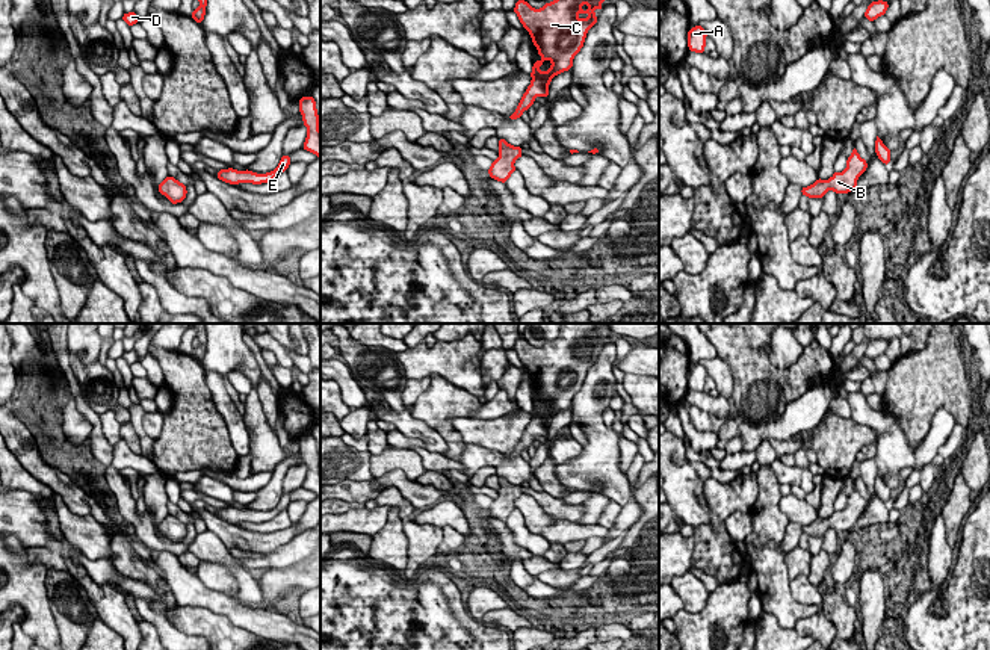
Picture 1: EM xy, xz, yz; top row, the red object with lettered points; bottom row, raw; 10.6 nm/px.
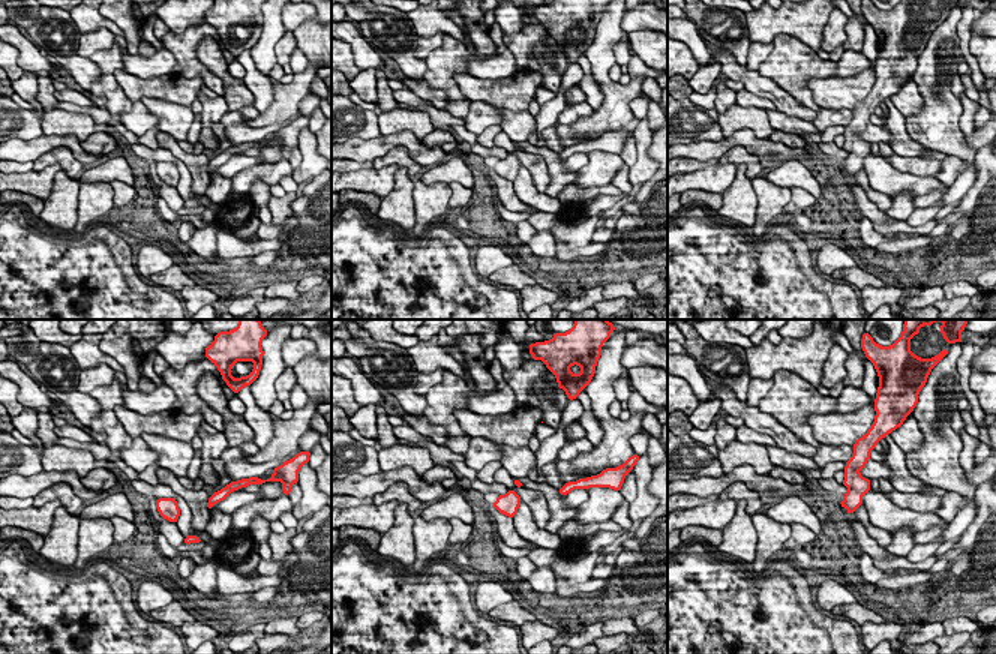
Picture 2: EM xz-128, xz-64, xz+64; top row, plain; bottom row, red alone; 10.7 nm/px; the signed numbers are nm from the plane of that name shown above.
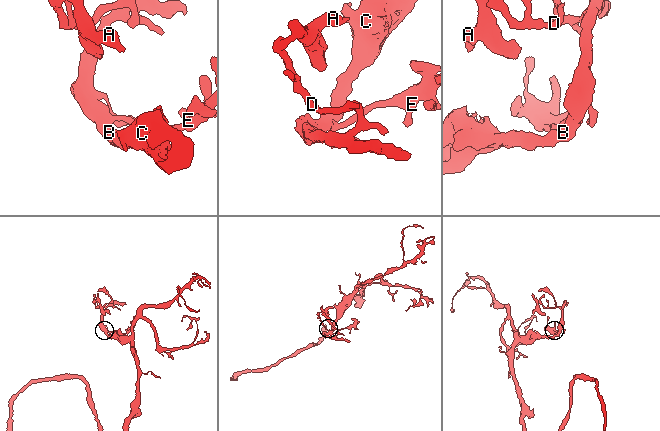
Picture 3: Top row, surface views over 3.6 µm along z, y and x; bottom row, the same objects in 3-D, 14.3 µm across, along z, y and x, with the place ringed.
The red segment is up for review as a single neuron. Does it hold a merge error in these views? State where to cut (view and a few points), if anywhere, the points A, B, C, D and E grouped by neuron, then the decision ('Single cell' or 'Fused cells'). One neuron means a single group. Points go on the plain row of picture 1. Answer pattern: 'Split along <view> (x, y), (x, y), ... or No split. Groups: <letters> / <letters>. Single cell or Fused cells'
No split. Groups: A B C D E. Single cell

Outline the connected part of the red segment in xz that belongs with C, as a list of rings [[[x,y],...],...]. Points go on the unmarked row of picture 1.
[[[562,323],[559,336],[546,342],[541,348],[532,346],[524,339],[517,339],[514,351],[523,366],[529,370],[538,393],[543,396],[532,405],[532,420],[520,438],[515,450],[508,455],[511,460],[521,457],[537,435],[547,437],[552,417],[564,410],[571,408],[574,395],[583,385],[588,369],[597,361],[596,348],[603,348],[602,340],[614,336],[608,323]]]

